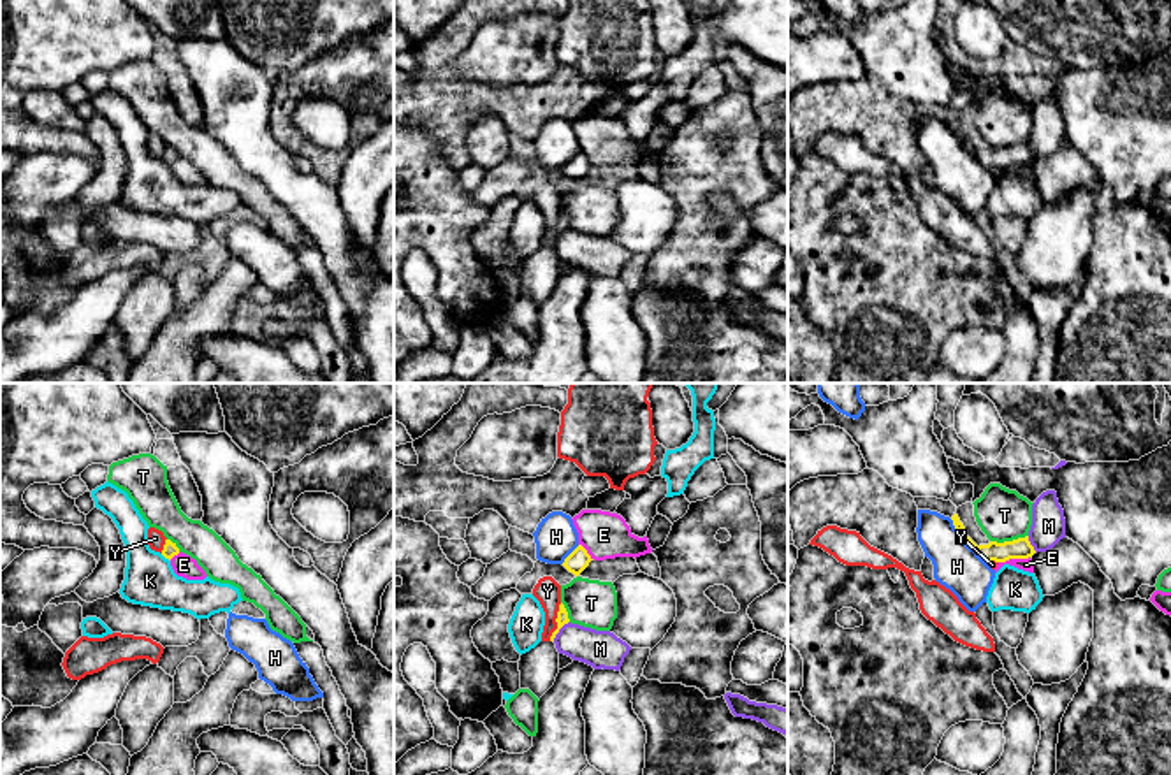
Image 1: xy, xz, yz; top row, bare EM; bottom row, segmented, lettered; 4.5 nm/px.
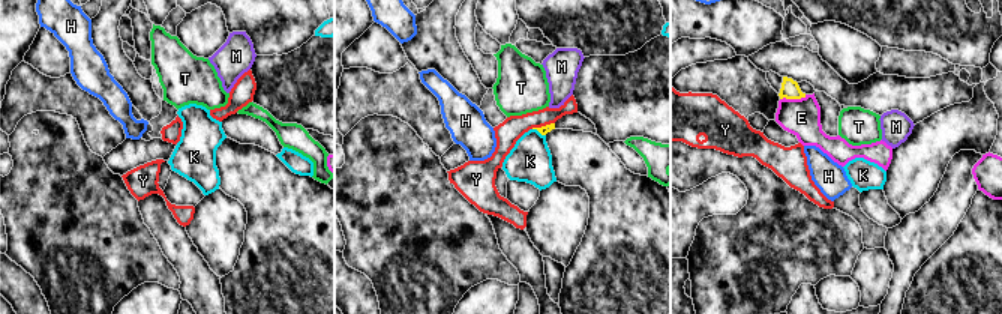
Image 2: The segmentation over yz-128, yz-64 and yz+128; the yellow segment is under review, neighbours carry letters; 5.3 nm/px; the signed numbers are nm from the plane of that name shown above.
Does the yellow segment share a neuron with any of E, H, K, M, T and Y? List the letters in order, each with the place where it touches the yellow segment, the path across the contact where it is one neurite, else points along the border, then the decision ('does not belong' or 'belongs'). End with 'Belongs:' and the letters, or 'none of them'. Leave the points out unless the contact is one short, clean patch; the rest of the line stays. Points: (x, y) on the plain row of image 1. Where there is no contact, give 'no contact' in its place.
E: yz (1013, 164) | does not belong
H: yz (966, 148) | along yz (950, 125), (953, 134), (985, 169) | does not belong
K: xy (166, 164) | along xy (160, 160), (169, 167) | does not belong
M: xz (558, 238) | along xz (568, 227), (552, 246) | does not belong
T: yz (1008, 148) | along yz (1027, 141), (1017, 146), (990, 148) | does not belong
Y: xz (556, 227) | along xz (561, 210), (556, 220), (556, 236), (549, 246) | does not belong
Belongs: none of them

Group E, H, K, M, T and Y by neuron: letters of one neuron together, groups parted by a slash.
E / H / K / M / T / Y

